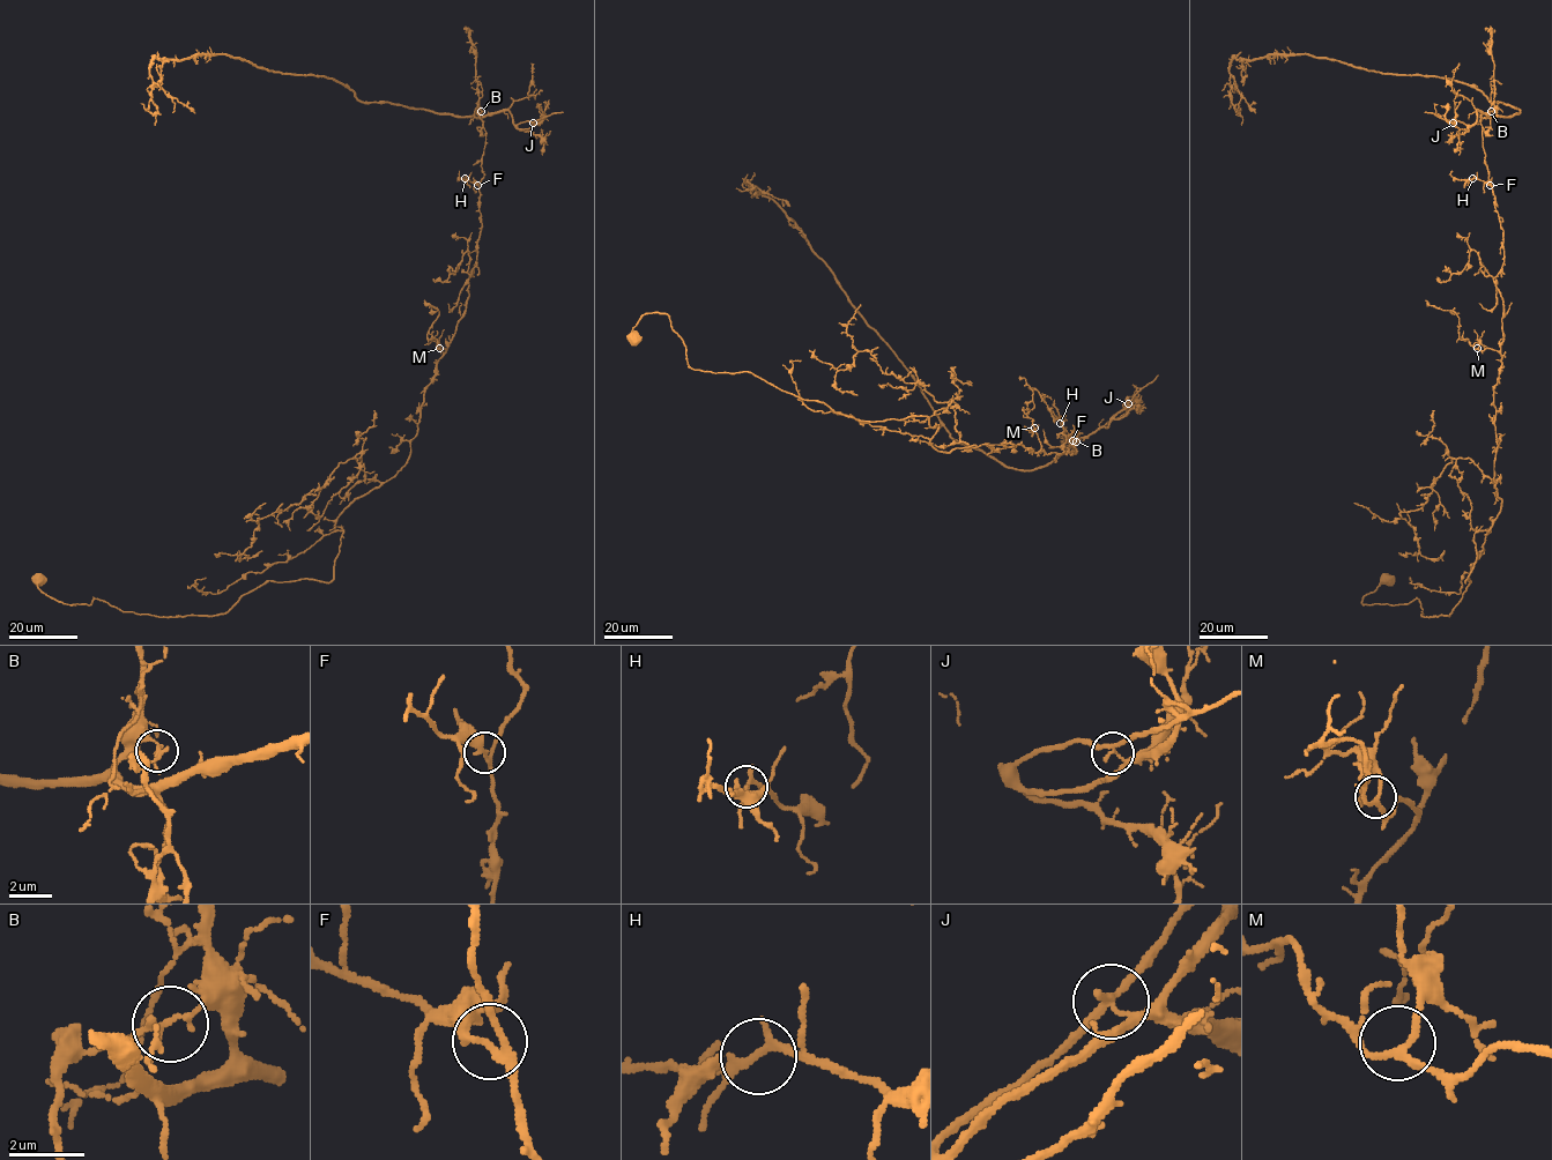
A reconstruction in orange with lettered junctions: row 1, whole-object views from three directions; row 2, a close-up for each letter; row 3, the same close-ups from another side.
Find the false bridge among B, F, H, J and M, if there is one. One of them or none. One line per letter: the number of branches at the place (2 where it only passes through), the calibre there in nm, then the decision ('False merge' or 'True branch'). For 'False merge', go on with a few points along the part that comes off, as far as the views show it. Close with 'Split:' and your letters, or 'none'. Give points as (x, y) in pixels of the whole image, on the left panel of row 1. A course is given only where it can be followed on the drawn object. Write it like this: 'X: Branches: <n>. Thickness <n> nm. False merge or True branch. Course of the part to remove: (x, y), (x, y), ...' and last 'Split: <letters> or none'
B: Branches: 3. Thickness 140 nm. False merge. Course of the part to remove: (481, 112), (454, 116), (364, 102), (333, 79), (282, 74), (225, 54), (154, 59), (151, 80), (194, 112)
F: Branches: 3. Thickness 170 nm. True branch
H: Branches: 3. Thickness 170 nm. True branch
J: Branches: 3. Thickness 150 nm. True branch
M: Branches: 3. Thickness 180 nm. True branch
Split: B

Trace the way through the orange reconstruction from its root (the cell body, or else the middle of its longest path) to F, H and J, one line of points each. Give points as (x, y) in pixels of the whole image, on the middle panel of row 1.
F: (635, 339), (666, 313), (691, 367), (861, 421), (926, 416), (941, 452), (1072, 440)
H: (635, 339), (666, 313), (691, 367), (861, 421), (926, 416), (941, 452), (1076, 453), (1060, 423)
J: (635, 339), (666, 313), (691, 367), (861, 421), (926, 416), (941, 452), (1076, 453), (1128, 403)

